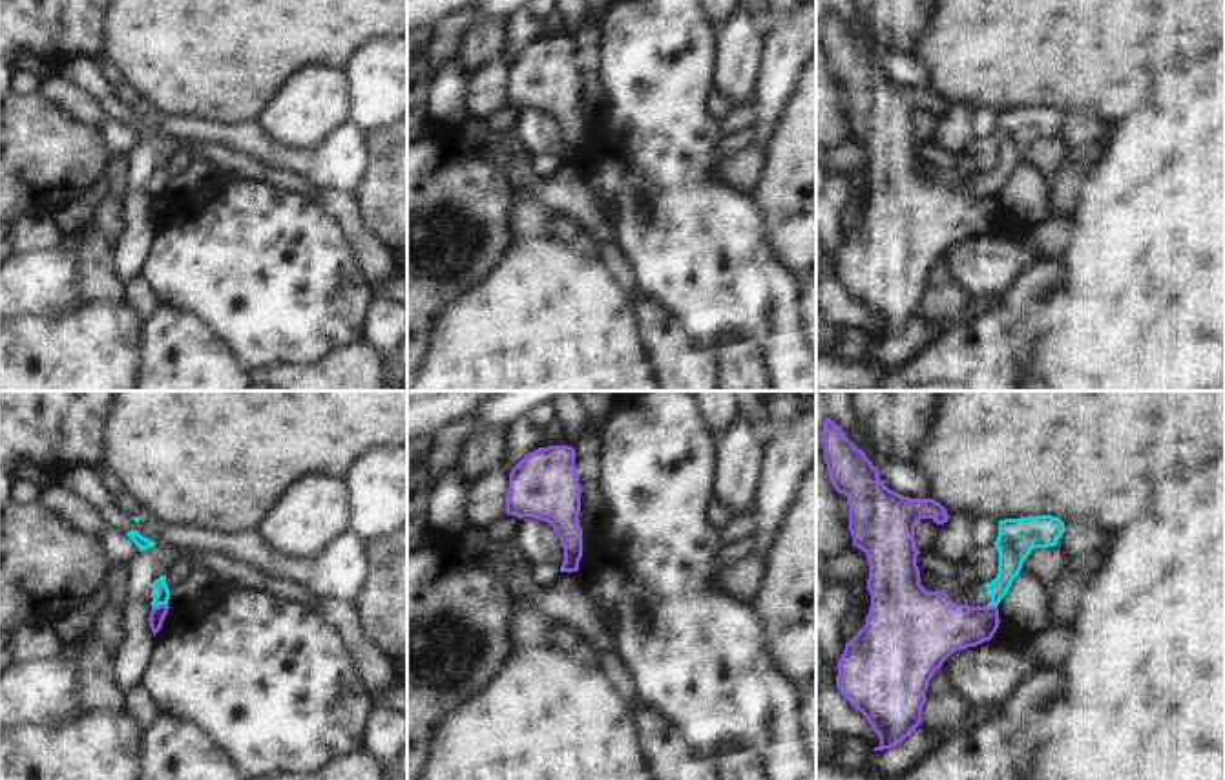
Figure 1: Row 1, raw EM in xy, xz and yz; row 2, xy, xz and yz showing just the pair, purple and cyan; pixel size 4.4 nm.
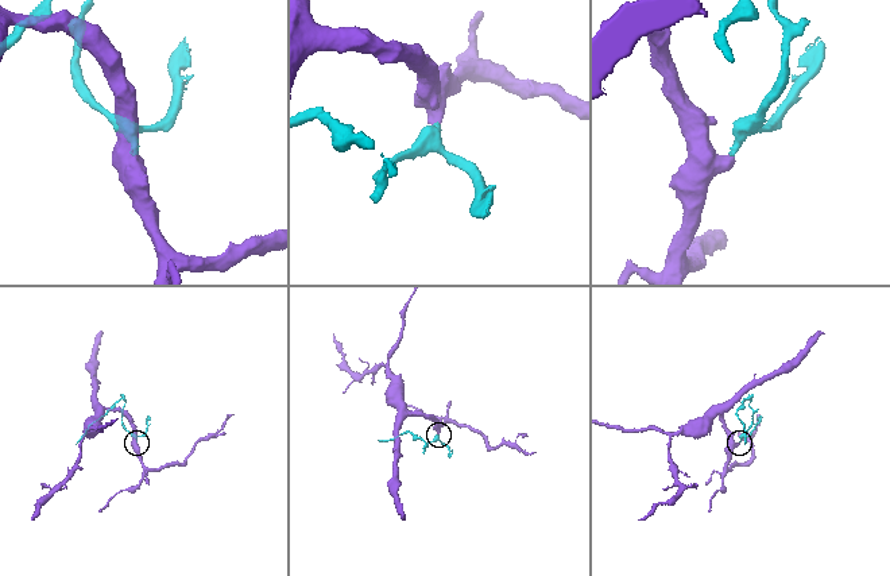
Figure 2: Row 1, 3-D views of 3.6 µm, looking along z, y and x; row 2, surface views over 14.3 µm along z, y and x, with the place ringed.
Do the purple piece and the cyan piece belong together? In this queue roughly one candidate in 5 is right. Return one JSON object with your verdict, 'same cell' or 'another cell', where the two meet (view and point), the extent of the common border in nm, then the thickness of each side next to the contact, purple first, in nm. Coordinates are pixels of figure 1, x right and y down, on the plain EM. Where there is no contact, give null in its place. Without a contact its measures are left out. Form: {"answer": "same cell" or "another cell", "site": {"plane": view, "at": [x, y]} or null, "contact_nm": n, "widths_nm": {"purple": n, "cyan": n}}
{"answer": "another cell", "site": {"plane": "xy", "at": [159, 196]}, "contact_nm": 80, "widths_nm": {"purple": 70, "cyan": 70}}

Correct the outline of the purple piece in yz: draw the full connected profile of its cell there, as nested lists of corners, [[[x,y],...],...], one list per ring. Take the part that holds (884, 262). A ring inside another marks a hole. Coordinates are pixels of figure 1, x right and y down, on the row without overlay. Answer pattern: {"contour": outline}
{"contour": [[[831,9],[823,15],[827,64],[847,88],[853,137],[867,146],[871,197],[864,219],[845,234],[838,252],[836,278],[856,298],[880,329],[873,342],[891,340],[922,312],[929,270],[957,241],[989,232],[999,219],[997,197],[953,194],[946,181],[927,183],[916,157],[915,117],[920,110],[948,113],[946,99],[933,90],[909,90],[889,80],[878,60]]]}

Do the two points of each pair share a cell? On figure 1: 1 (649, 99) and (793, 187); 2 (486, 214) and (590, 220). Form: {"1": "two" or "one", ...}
{"1": "two", "2": "two"}

